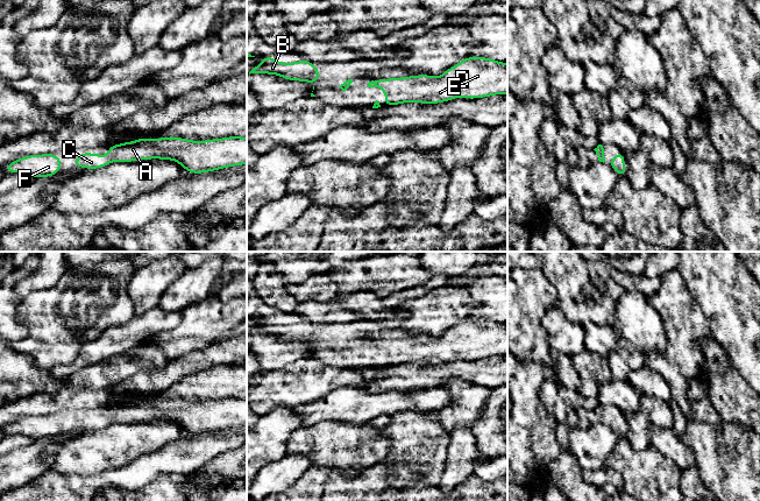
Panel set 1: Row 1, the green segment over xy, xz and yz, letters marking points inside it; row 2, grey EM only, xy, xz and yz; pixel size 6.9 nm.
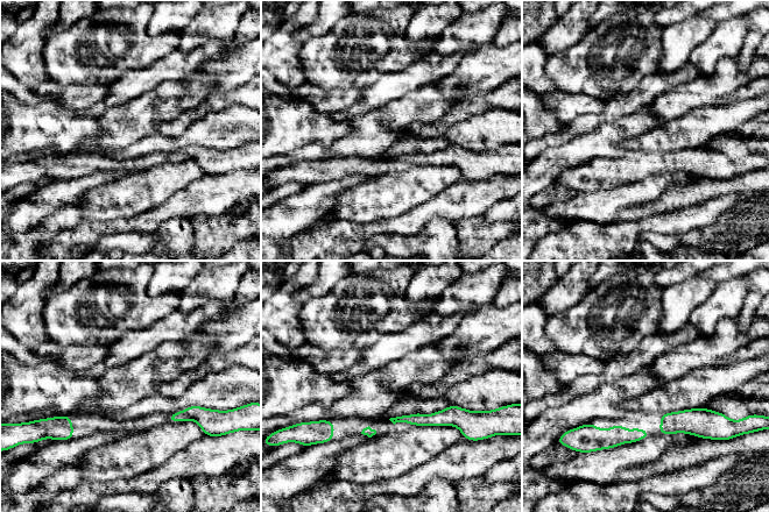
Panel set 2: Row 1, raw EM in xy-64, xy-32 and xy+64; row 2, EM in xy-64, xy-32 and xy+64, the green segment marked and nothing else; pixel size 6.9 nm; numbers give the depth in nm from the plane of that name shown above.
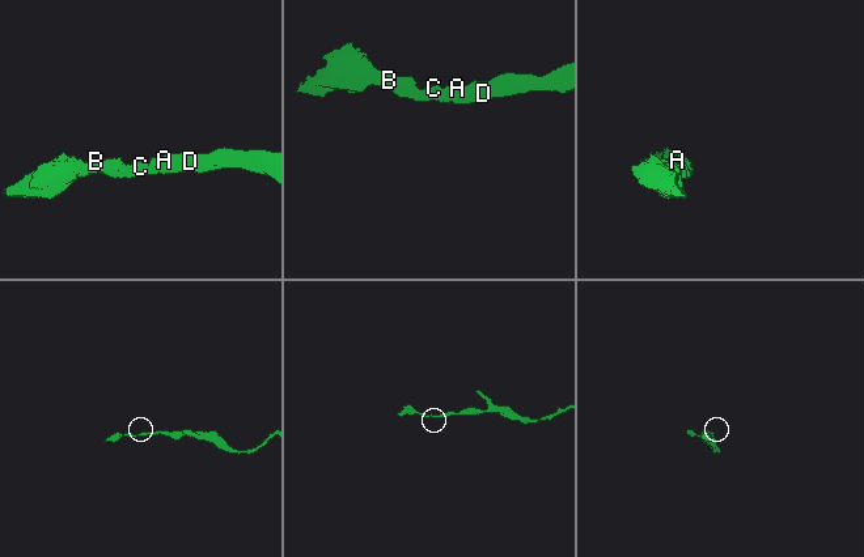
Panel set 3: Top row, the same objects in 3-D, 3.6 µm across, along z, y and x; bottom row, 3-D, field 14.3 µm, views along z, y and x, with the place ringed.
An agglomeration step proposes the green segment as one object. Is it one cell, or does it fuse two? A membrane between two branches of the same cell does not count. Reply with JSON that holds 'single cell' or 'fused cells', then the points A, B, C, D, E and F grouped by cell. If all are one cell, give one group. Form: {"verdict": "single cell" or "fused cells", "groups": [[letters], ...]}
{"verdict": "single cell", "groups": [["A", "B", "C", "D", "E", "F"]]}

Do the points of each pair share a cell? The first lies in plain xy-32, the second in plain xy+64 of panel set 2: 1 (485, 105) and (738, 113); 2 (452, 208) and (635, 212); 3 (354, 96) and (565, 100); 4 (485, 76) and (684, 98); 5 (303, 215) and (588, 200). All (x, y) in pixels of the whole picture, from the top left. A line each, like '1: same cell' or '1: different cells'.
1: same cell
2: different cells
3: same cell
4: same cell
5: different cells

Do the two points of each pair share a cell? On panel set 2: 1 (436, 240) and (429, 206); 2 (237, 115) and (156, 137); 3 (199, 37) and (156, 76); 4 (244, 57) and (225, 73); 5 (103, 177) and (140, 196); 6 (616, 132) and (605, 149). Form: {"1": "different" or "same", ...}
{"1": "different", "2": "same", "3": "different", "4": "same", "5": "different", "6": "same"}

